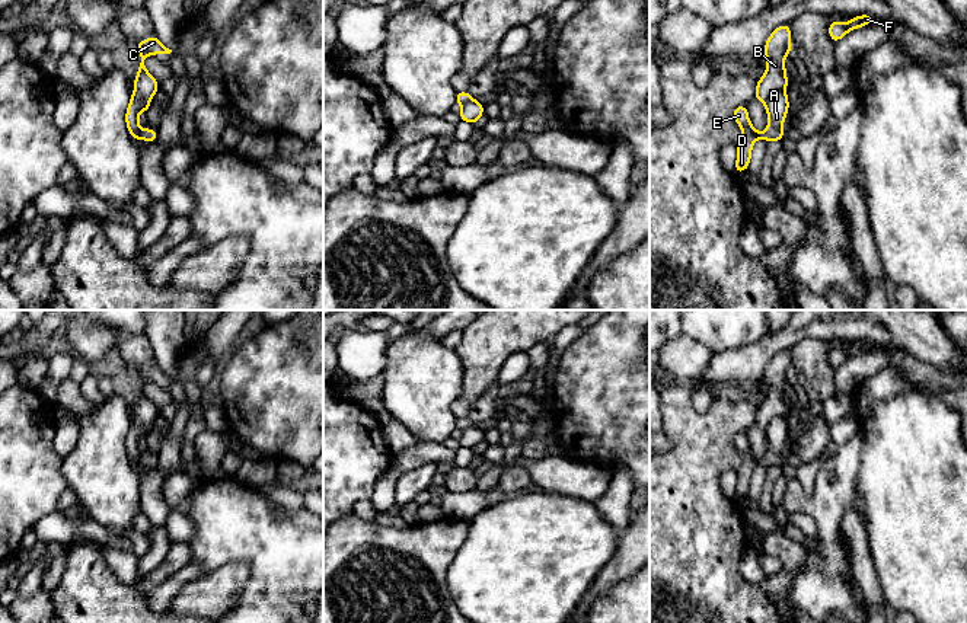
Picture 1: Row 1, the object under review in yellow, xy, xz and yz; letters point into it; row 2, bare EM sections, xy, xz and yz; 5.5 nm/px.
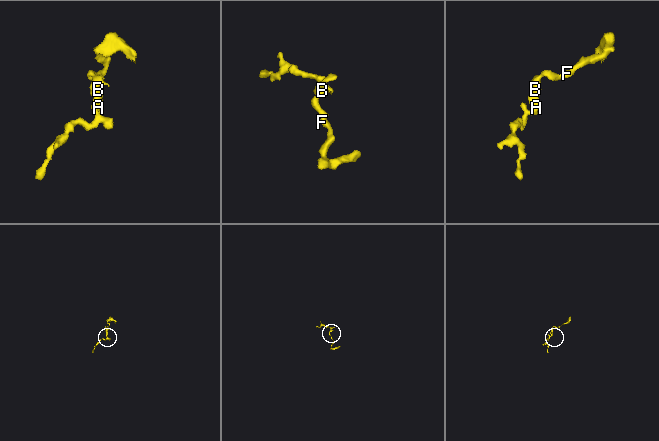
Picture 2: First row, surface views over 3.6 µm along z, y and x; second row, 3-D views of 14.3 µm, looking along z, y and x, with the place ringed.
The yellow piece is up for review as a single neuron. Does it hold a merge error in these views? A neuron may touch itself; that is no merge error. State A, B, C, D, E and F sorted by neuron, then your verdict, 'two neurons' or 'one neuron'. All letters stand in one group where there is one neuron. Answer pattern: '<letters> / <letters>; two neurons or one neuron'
A / B C D E F; two neurons

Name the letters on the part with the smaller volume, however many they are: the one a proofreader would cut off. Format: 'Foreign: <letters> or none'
Foreign: A

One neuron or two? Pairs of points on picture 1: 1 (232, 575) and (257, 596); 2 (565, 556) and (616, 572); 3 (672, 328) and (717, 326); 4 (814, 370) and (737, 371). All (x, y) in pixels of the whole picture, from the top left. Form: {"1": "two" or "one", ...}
{"1": "two", "2": "two", "3": "two", "4": "two"}

